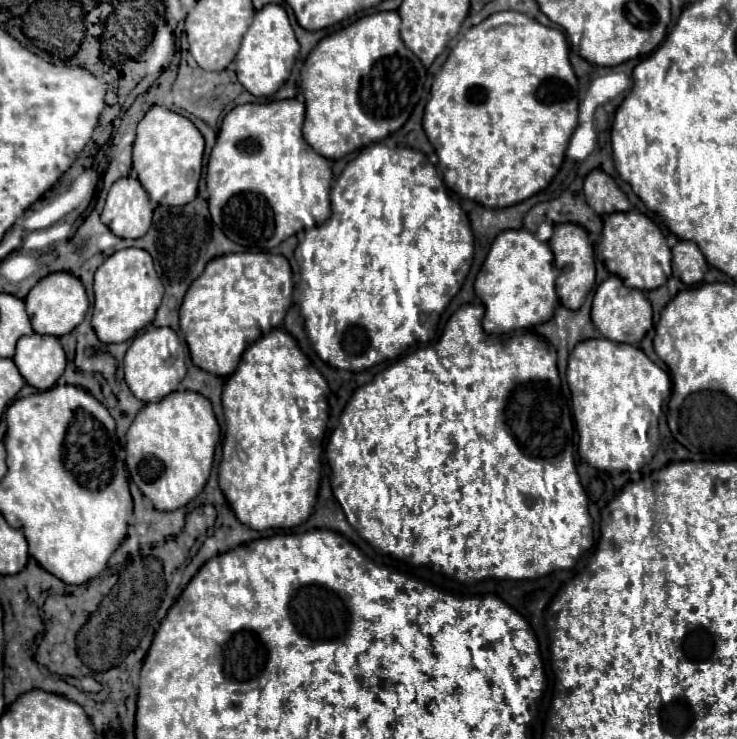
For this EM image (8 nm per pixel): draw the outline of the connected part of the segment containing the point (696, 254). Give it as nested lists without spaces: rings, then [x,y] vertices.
[[[680,240],[672,248],[672,266],[674,266],[676,276],[688,286],[700,282],[704,278],[704,272],[708,270],[708,264],[700,248],[688,240]]]

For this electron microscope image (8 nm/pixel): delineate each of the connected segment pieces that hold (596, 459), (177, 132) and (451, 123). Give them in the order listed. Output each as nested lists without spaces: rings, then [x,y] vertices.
[[[590,338],[574,346],[568,358],[566,378],[580,438],[578,454],[590,466],[606,472],[636,472],[648,464],[659,448],[658,422],[662,404],[672,391],[669,373],[632,344]]]
[[[152,106],[144,118],[138,124],[136,140],[134,140],[134,170],[138,172],[138,180],[148,192],[150,200],[156,204],[168,204],[168,206],[184,206],[196,198],[198,192],[198,180],[202,174],[202,158],[204,158],[204,136],[200,130],[182,114],[176,114],[162,106]]]
[[[496,12],[492,14],[490,18],[486,18],[484,22],[480,22],[478,26],[472,26],[464,36],[462,40],[452,48],[448,60],[444,62],[440,74],[436,76],[434,84],[432,84],[432,90],[430,90],[430,100],[426,104],[426,112],[424,112],[424,132],[430,140],[430,144],[434,146],[440,162],[438,162],[438,168],[444,176],[444,182],[446,186],[460,198],[468,198],[468,200],[474,200],[482,206],[498,206],[498,208],[506,208],[506,206],[512,206],[512,204],[518,204],[526,198],[530,198],[532,194],[540,192],[542,188],[548,186],[548,182],[556,176],[562,160],[564,160],[564,152],[566,152],[566,146],[568,146],[568,140],[574,132],[578,124],[578,82],[576,82],[576,74],[570,66],[570,60],[568,60],[568,42],[566,42],[566,36],[556,30],[556,28],[548,28],[548,26],[542,26],[540,22],[536,22],[534,18],[528,18],[526,14],[520,14],[520,12]]]

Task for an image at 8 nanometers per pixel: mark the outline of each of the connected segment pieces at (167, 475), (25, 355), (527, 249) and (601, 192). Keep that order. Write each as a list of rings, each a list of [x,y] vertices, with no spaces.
[[[176,390],[168,396],[164,396],[164,400],[146,404],[138,412],[136,420],[132,422],[132,426],[126,434],[126,440],[128,440],[126,466],[128,466],[130,478],[142,490],[142,494],[152,500],[156,510],[176,510],[176,508],[188,504],[204,488],[204,484],[210,476],[210,470],[212,470],[214,450],[220,440],[220,426],[216,422],[216,416],[212,412],[212,404],[208,402],[208,398],[204,398],[192,390]]]
[[[22,336],[16,344],[14,364],[36,390],[48,390],[66,368],[66,354],[56,336]]]
[[[524,228],[500,232],[492,242],[490,252],[474,282],[476,296],[484,302],[486,308],[482,320],[484,332],[506,334],[522,328],[528,330],[536,324],[550,320],[554,308],[558,306],[554,284],[554,256],[546,242],[540,242],[532,232]]]
[[[592,170],[584,180],[584,194],[588,206],[596,214],[612,214],[612,212],[628,212],[630,202],[626,194],[618,188],[616,196],[616,182],[602,170]]]

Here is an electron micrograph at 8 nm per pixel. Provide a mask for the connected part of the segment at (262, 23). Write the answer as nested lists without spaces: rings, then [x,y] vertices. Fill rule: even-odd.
[[[278,4],[264,6],[262,10],[256,12],[254,22],[250,24],[248,32],[244,34],[242,46],[234,60],[240,84],[254,96],[274,94],[284,84],[284,80],[290,76],[290,70],[298,56],[298,50],[300,50],[300,44],[294,36],[294,30],[290,26],[286,10]]]

